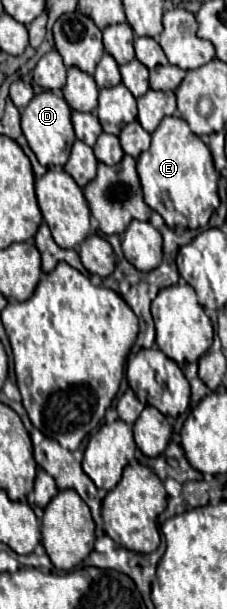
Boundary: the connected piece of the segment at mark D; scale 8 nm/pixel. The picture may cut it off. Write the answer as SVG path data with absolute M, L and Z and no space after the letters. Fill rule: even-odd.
M40 92L36 94L30 104L22 110L22 130L24 136L32 148L32 152L36 154L38 162L42 166L64 166L68 156L70 156L70 148L76 140L74 136L74 128L70 122L70 106L64 98L56 96L54 92Z

